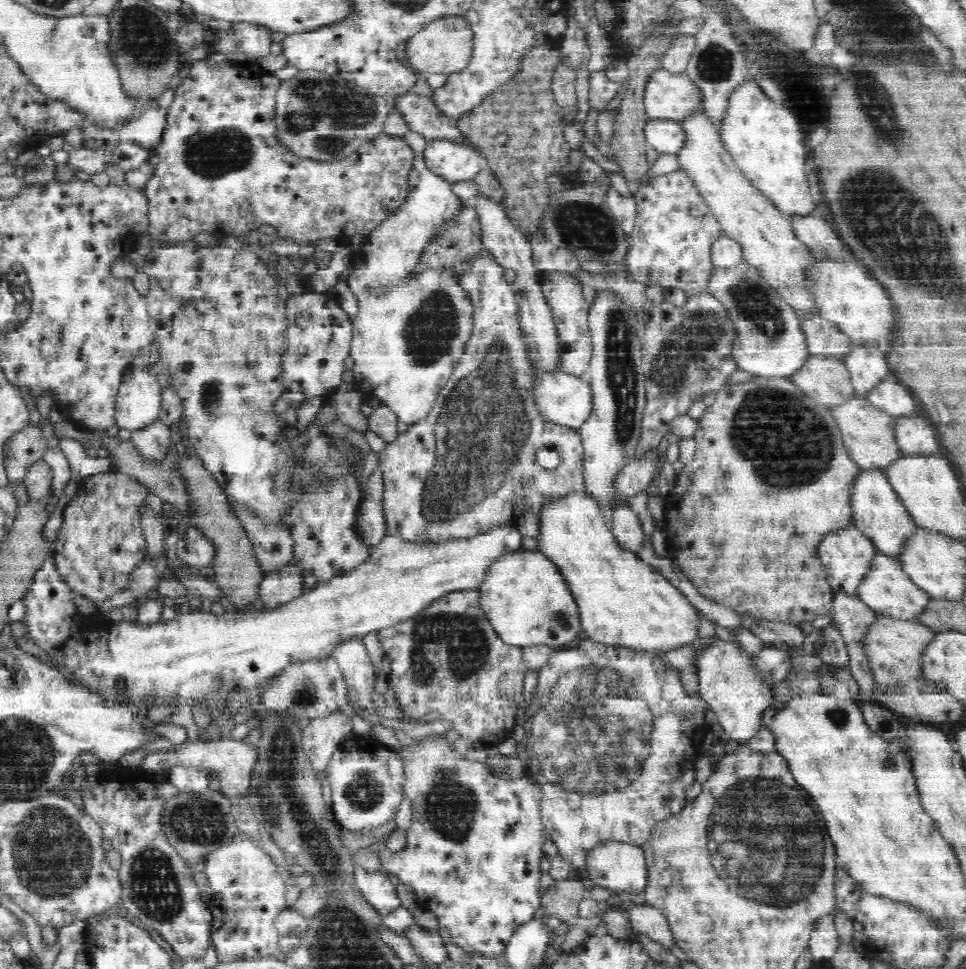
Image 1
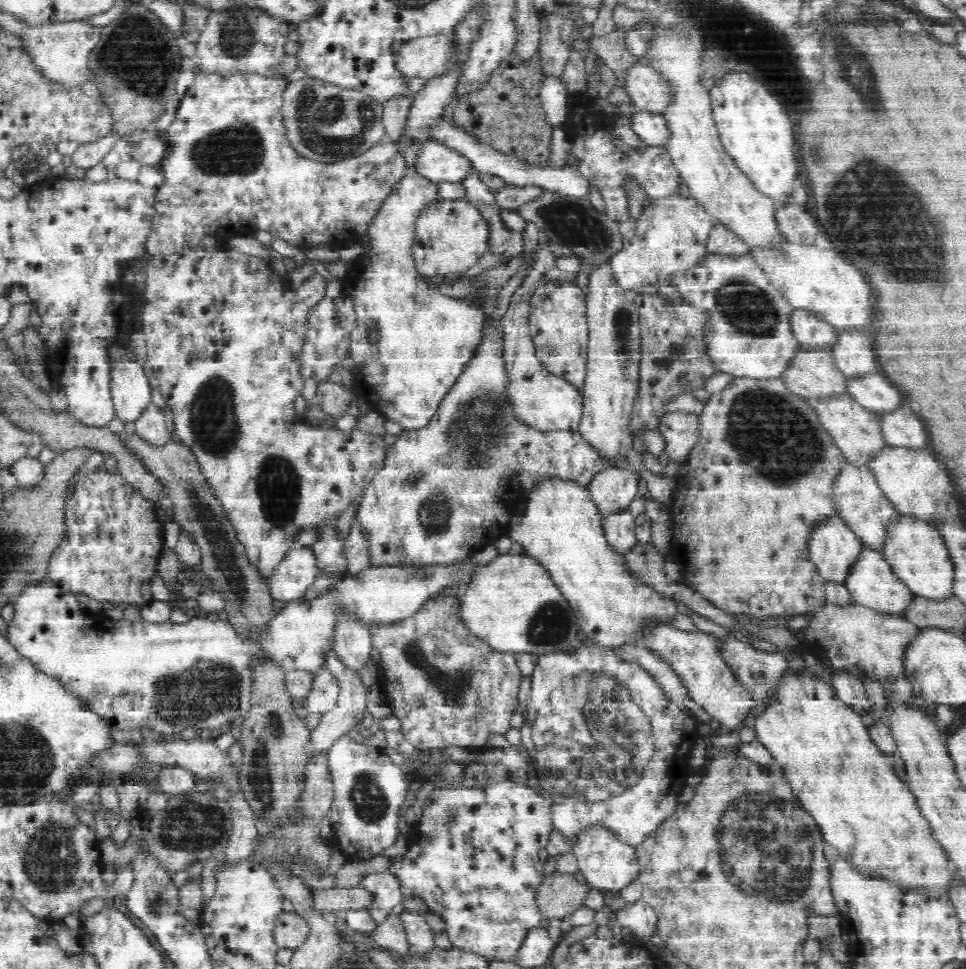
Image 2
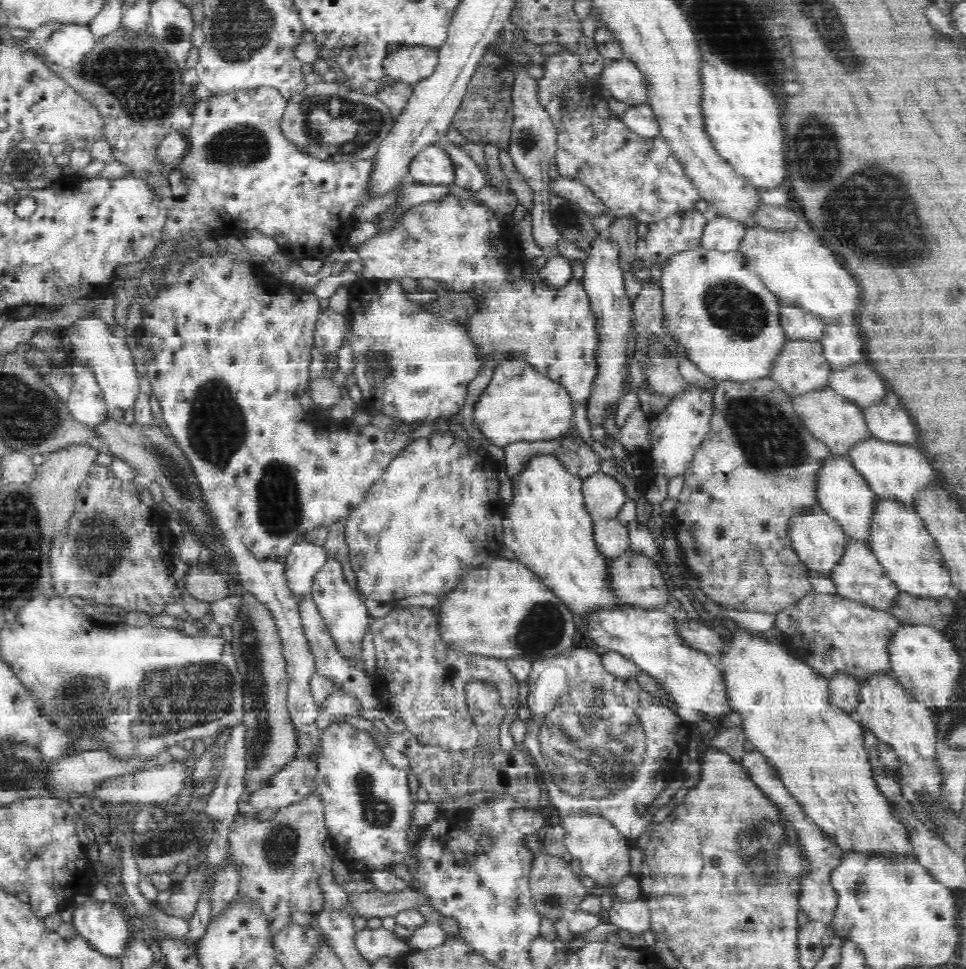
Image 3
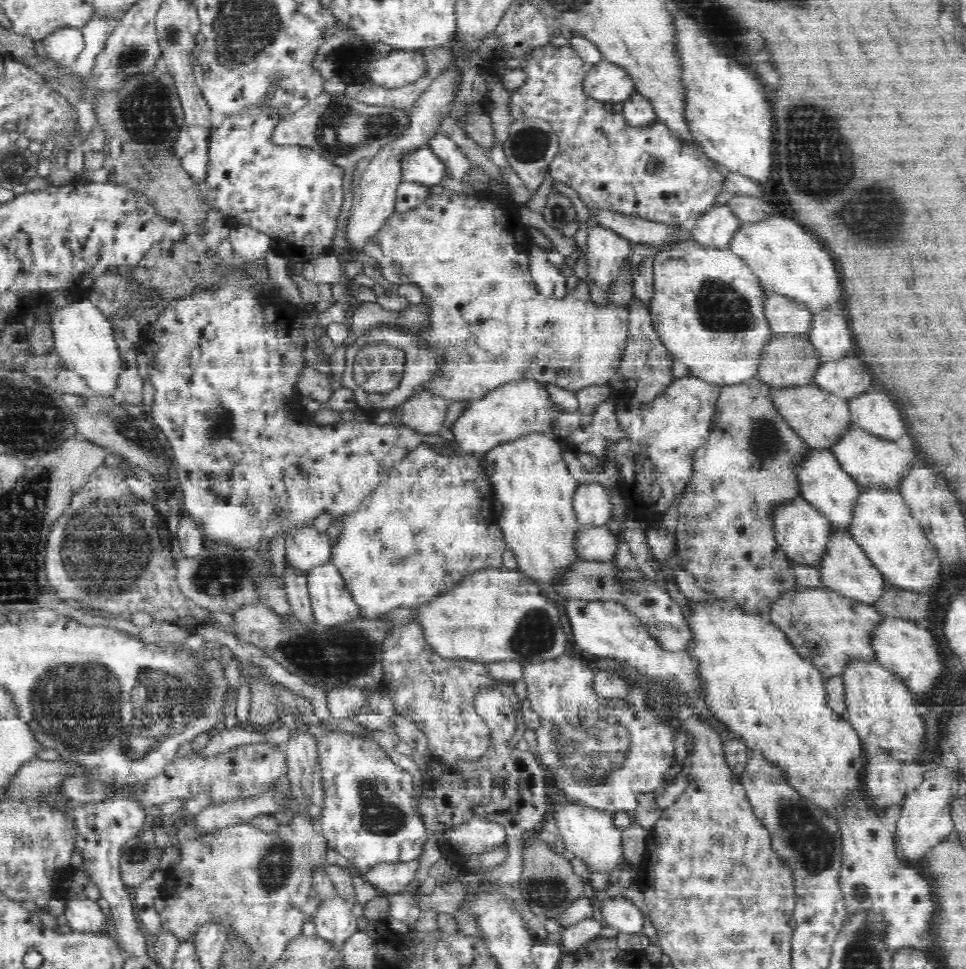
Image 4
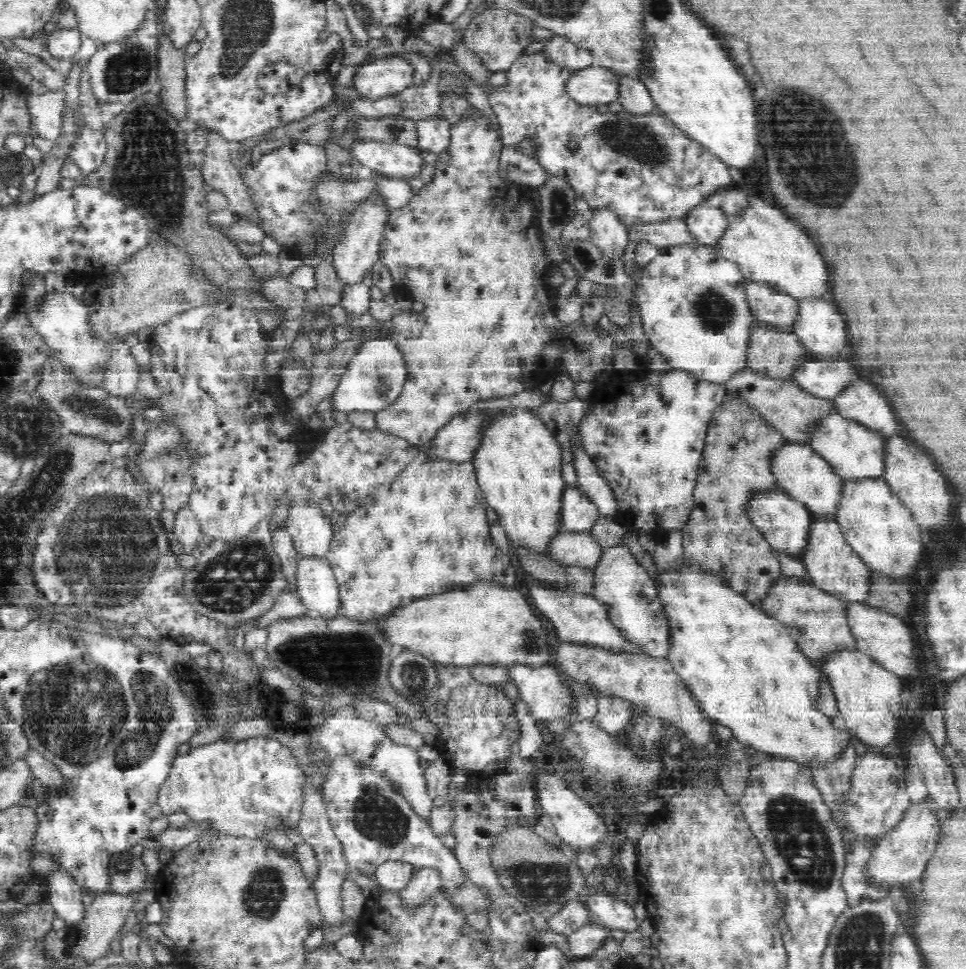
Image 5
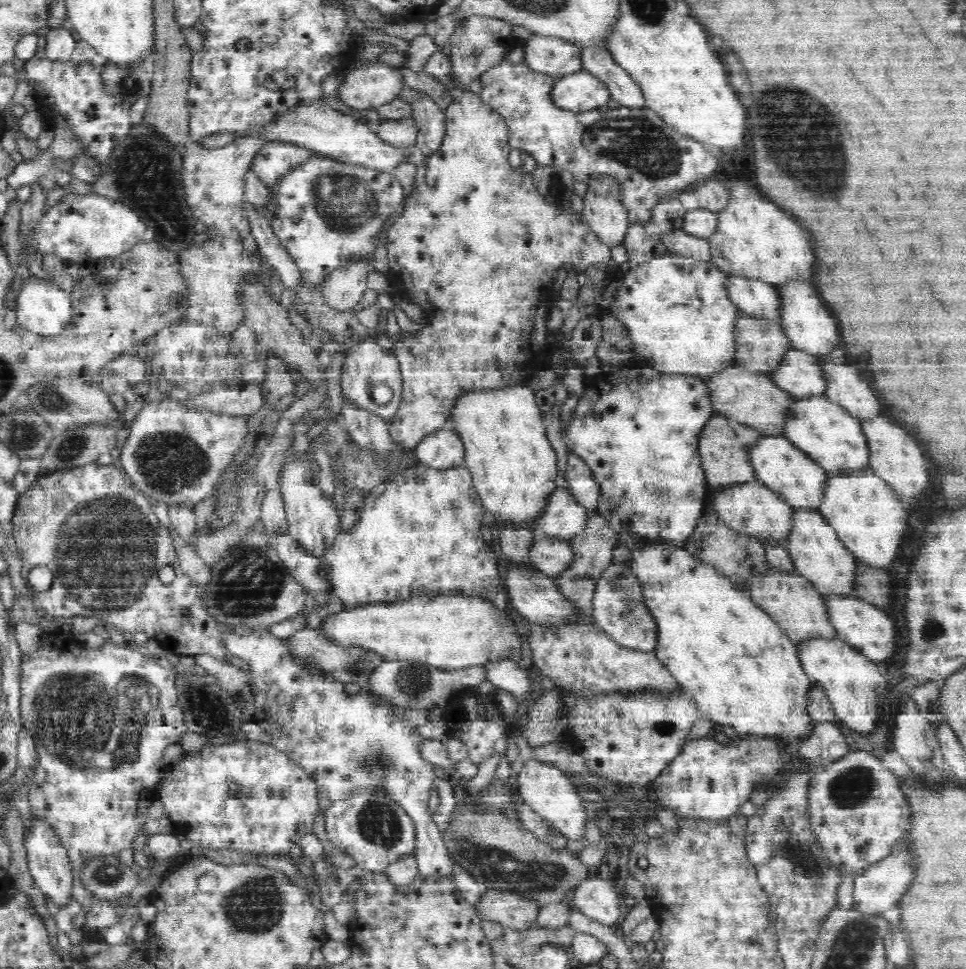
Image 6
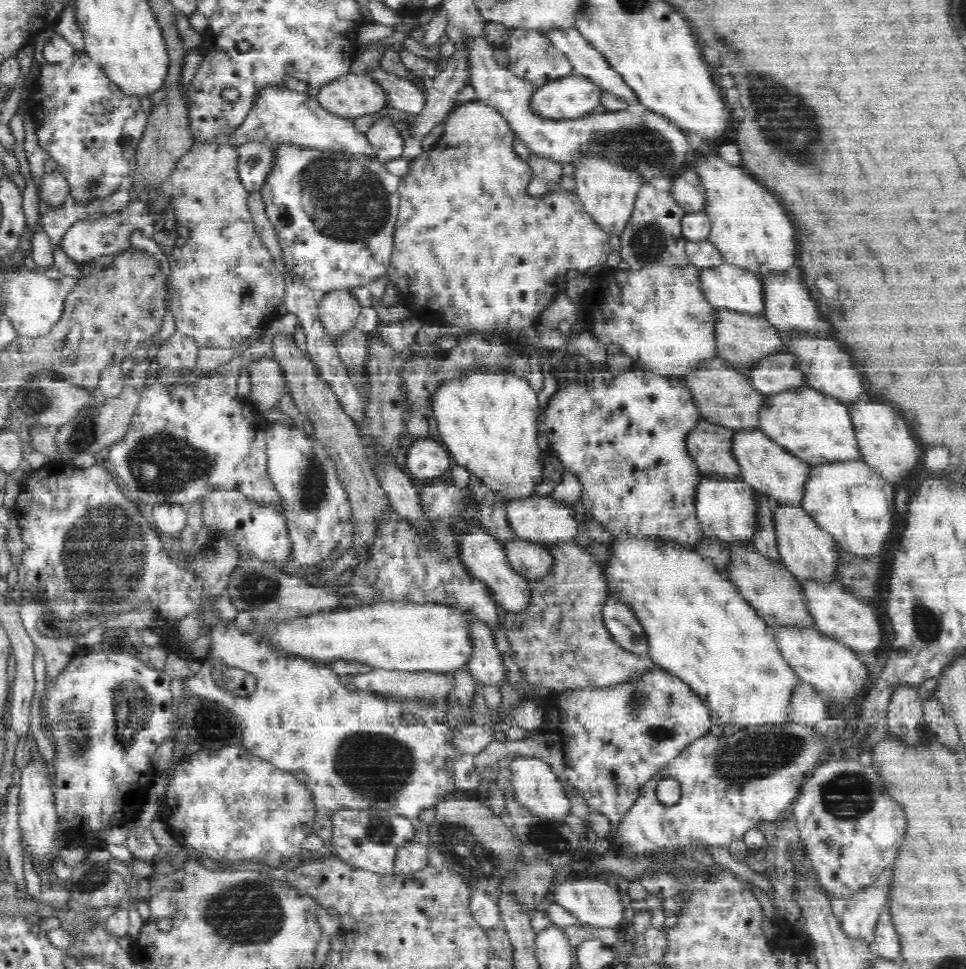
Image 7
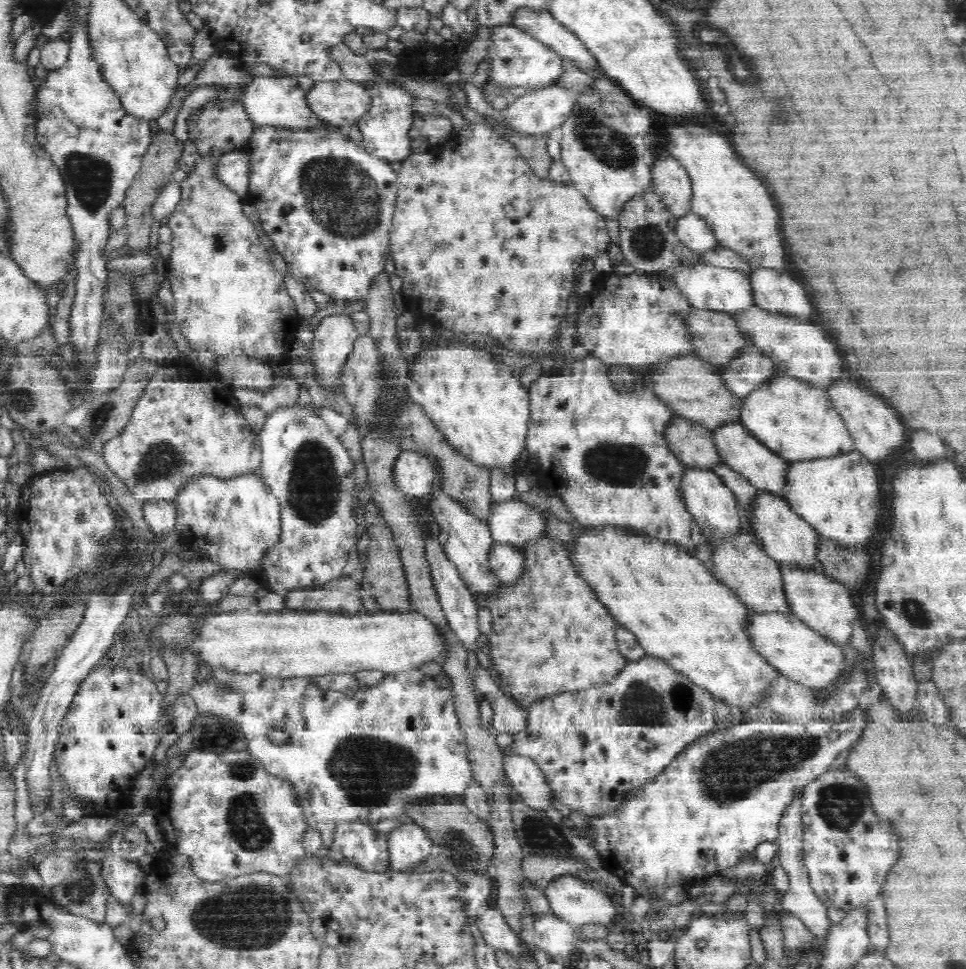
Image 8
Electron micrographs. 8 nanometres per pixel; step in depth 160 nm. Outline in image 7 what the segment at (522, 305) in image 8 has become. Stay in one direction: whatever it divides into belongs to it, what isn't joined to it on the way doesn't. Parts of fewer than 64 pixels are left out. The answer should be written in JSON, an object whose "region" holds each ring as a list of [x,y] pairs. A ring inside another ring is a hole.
{"region":[[[464,100],[460,106],[453,108],[447,114],[444,124],[444,132],[441,139],[434,148],[429,151],[423,151],[419,156],[410,161],[410,174],[400,180],[398,186],[399,213],[397,223],[393,234],[393,251],[391,263],[387,274],[389,282],[404,296],[404,300],[414,300],[421,302],[420,309],[427,308],[430,311],[436,311],[440,314],[444,323],[450,326],[460,326],[466,330],[466,334],[458,338],[458,344],[448,350],[448,355],[444,356],[412,356],[408,354],[408,360],[402,362],[400,378],[404,386],[404,414],[403,416],[403,436],[411,438],[426,438],[430,432],[430,422],[434,417],[434,404],[437,403],[438,392],[442,390],[449,382],[454,379],[465,379],[474,373],[490,373],[494,375],[509,375],[510,370],[510,350],[512,342],[504,334],[510,334],[510,330],[522,330],[526,326],[533,326],[537,323],[540,314],[547,307],[554,305],[554,296],[565,288],[566,272],[568,270],[577,270],[582,274],[588,274],[596,269],[605,267],[608,254],[612,254],[612,248],[609,245],[609,236],[594,223],[594,219],[588,214],[588,211],[582,206],[578,195],[570,194],[561,190],[553,195],[544,195],[531,197],[527,188],[533,177],[530,165],[520,161],[514,154],[514,131],[510,128],[508,121],[495,109],[482,101]]]}

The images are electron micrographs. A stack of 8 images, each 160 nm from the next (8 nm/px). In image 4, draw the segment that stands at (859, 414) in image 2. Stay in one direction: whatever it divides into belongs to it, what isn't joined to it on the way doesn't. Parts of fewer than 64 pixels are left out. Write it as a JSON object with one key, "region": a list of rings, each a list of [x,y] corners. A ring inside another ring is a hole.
{"region":[[[815,383],[804,388],[774,389],[774,403],[786,423],[806,440],[813,450],[832,451],[855,427],[849,400],[838,397]]]}

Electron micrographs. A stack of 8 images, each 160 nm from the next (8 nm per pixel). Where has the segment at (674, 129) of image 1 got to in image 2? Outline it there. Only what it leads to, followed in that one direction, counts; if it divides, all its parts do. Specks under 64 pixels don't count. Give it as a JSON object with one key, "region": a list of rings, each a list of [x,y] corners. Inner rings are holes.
{"region":[[[638,111],[631,122],[631,128],[650,147],[666,148],[671,130],[662,113]]]}

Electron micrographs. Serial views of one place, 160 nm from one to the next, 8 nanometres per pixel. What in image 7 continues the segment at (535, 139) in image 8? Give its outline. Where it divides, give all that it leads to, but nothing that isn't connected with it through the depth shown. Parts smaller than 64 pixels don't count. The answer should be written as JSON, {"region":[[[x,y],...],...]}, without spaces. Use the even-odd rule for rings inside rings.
{"region":[[[532,153],[527,162],[533,172],[532,180],[527,188],[531,197],[553,195],[561,191],[561,180],[564,178],[560,163],[543,159]]]}

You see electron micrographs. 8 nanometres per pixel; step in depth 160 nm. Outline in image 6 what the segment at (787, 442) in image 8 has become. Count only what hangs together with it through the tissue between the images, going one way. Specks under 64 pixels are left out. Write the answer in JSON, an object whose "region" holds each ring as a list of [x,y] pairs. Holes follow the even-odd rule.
{"region":[[[827,397],[800,399],[784,436],[818,462],[830,476],[869,470],[870,446],[864,425]]]}

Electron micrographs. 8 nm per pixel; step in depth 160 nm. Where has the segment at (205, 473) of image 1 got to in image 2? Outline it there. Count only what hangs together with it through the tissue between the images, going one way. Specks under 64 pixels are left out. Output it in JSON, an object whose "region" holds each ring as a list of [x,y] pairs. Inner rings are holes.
{"region":[[[135,434],[124,435],[124,439],[132,446],[134,453],[138,453],[138,457],[144,459],[146,467],[161,477],[167,490],[166,505],[170,517],[183,531],[194,536],[194,540],[199,544],[202,553],[201,577],[222,595],[225,602],[224,610],[230,624],[236,625],[236,629],[241,631],[270,620],[273,613],[273,598],[267,587],[268,577],[257,567],[257,561],[248,555],[246,545],[238,541],[238,532],[234,529],[233,522],[229,519],[221,500],[215,495],[213,486],[206,480],[190,448],[183,443],[173,442],[165,444],[162,448],[155,448]]]}

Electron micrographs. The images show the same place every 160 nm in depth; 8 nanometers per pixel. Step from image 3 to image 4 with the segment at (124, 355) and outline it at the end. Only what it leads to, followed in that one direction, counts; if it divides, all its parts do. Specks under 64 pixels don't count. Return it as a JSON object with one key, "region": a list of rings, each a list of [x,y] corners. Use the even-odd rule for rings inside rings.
{"region":[[[83,299],[67,307],[53,310],[49,321],[53,323],[54,350],[62,357],[67,368],[77,372],[94,390],[94,397],[117,400],[121,391],[121,374],[125,368],[120,344],[117,343],[112,323],[94,303]]]}

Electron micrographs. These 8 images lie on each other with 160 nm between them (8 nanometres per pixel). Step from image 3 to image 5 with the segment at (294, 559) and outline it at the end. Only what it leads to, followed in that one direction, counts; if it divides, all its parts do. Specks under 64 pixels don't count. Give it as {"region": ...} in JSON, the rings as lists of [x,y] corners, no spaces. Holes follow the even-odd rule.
{"region":[[[294,506],[289,510],[287,521],[285,530],[290,534],[299,557],[325,558],[336,534],[329,518],[322,515],[319,507]]]}

